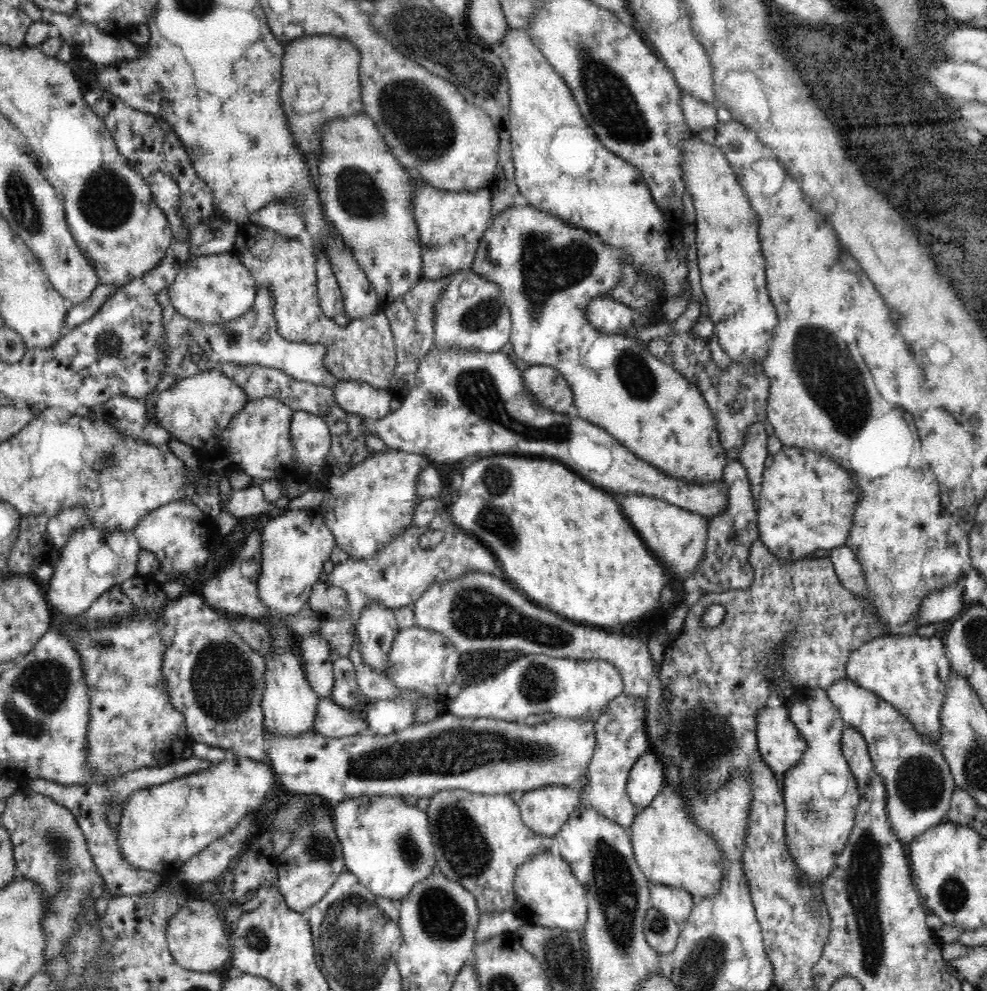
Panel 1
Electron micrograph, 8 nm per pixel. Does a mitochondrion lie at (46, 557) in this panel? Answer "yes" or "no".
no

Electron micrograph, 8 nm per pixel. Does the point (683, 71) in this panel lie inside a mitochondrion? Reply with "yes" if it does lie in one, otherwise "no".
no

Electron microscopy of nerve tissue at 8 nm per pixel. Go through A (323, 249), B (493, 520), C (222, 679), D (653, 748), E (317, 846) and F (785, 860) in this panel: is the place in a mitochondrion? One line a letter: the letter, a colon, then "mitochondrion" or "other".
A: other
B: mitochondrion
C: mitochondrion
D: other
E: mitochondrion
F: other

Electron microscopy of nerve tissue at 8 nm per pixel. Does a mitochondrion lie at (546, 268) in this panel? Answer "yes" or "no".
yes

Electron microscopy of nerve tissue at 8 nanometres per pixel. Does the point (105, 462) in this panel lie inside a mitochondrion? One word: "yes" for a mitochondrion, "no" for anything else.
yes

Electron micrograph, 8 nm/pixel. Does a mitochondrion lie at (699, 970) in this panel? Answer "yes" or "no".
yes

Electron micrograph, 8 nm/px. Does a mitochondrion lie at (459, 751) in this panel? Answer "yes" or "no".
yes

